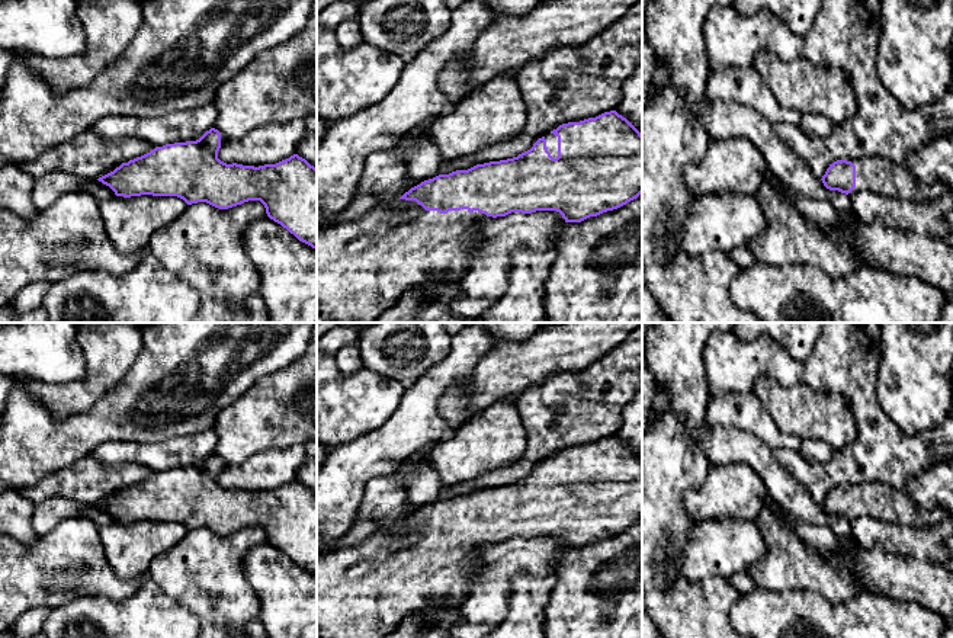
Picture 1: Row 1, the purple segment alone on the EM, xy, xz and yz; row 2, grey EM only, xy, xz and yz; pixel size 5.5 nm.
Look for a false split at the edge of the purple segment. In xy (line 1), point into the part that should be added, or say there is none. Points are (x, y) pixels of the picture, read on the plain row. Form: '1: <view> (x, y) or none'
1: none

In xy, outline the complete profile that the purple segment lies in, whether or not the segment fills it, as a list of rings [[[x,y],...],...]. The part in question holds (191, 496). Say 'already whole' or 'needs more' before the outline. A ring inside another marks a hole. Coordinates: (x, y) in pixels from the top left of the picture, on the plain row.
already whole; [[[211,453],[196,467],[166,469],[122,488],[97,506],[109,512],[116,522],[141,520],[177,522],[187,530],[206,528],[228,535],[248,526],[260,526],[270,545],[280,549],[299,567],[317,574],[317,494],[298,480],[276,490],[227,490],[218,484],[221,459]]]

